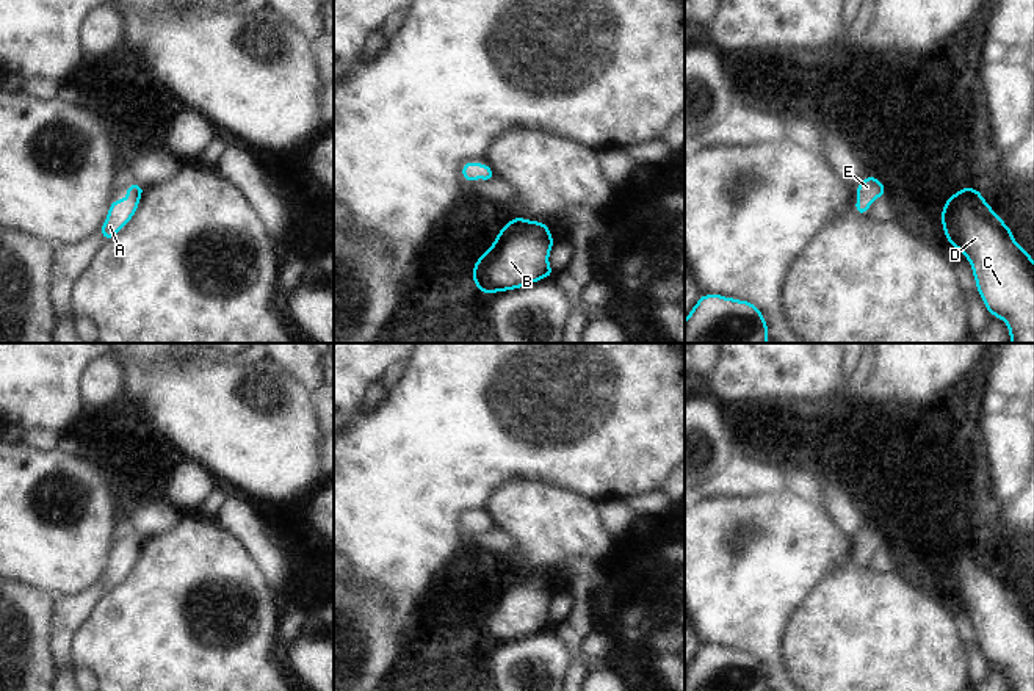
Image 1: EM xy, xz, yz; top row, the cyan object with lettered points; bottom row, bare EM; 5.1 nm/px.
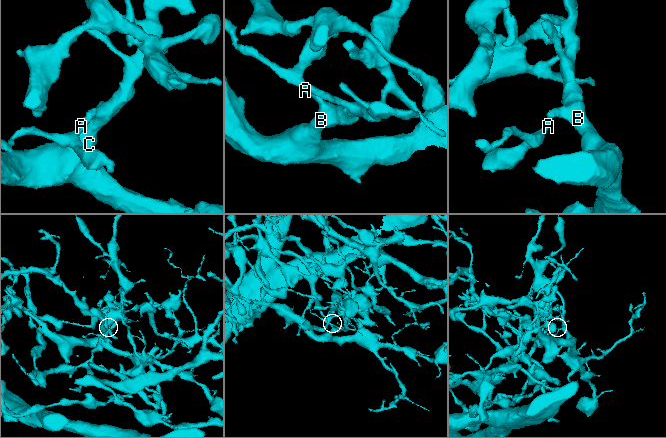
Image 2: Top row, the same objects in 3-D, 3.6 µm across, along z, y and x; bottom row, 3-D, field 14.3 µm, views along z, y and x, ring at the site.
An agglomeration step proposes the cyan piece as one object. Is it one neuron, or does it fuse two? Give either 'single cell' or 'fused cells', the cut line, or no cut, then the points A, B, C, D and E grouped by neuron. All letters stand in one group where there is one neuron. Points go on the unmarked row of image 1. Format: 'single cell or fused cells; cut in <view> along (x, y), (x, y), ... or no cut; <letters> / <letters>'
single cell; no cut; A B C D E

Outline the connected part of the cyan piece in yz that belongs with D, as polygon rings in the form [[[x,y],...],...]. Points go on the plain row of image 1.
[[[976,539],[946,550],[942,577],[949,597],[970,613],[989,666],[1009,678],[1010,691],[1034,691],[1034,613]]]

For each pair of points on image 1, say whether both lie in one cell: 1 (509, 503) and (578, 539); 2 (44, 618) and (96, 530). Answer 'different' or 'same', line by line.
1: same
2: different

